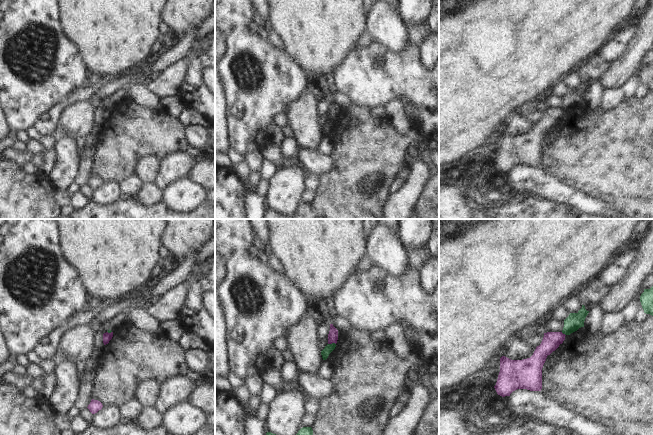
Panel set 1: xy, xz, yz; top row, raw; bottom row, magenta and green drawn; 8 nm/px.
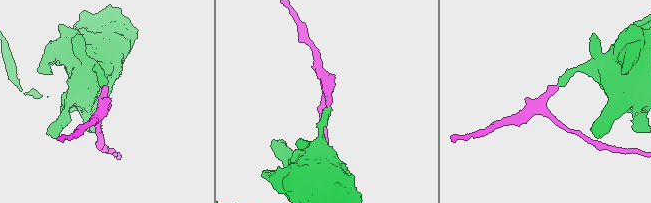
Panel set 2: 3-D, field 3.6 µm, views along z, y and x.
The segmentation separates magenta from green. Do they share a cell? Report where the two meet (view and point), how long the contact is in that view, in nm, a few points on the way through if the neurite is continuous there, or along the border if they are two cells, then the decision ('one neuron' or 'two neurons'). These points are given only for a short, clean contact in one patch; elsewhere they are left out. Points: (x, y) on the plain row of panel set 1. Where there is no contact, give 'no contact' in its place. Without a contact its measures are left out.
contact xz (331, 119); length 60 nm; border xz (335, 119), (328, 120); two neurons

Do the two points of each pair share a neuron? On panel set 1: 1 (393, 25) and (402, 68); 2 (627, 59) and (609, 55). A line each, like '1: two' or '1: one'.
1: two
2: two

